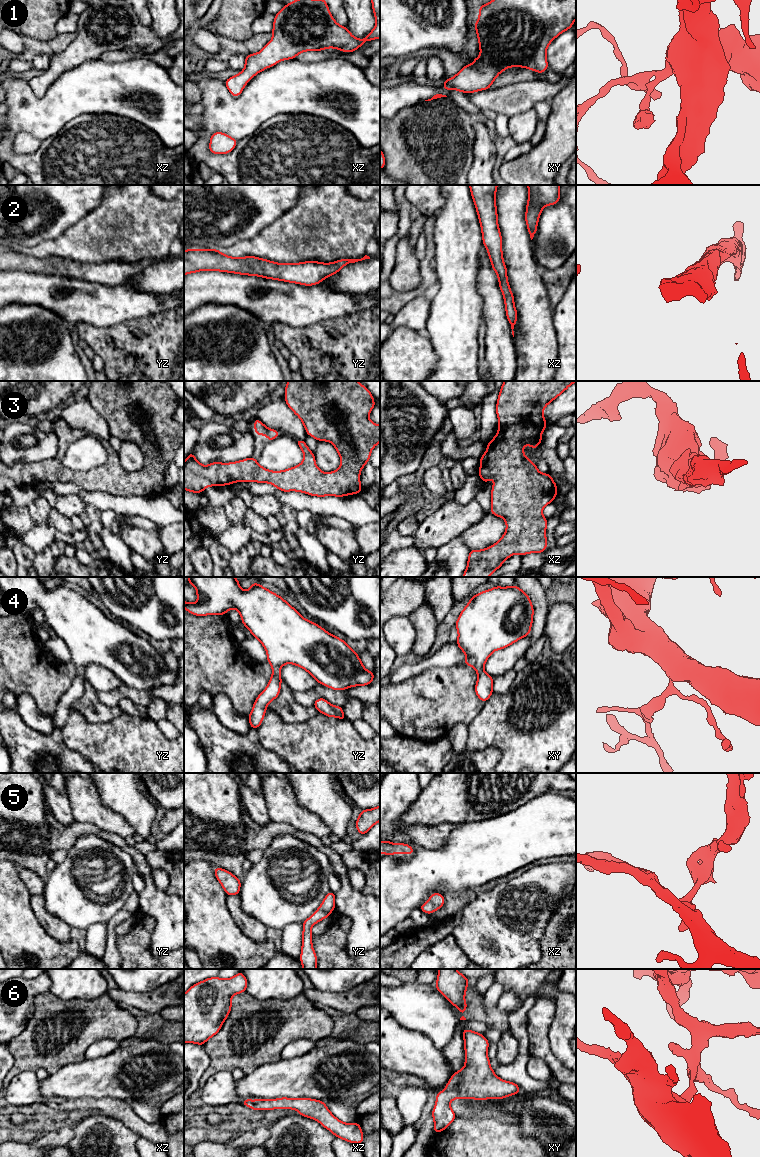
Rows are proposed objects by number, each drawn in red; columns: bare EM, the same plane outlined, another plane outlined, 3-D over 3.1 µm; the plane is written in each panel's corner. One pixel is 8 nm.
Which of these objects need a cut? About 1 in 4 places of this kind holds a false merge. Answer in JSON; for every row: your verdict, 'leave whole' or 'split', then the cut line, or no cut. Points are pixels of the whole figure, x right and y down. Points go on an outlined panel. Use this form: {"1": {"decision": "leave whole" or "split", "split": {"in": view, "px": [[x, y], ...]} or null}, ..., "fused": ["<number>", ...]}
{"1": {"decision": "leave whole", "split": null}, "2": {"decision": "leave whole", "split": null}, "3": {"decision": "leave whole", "split": null}, "4": {"decision": "leave whole", "split": null}, "5": {"decision": "leave whole", "split": null}, "6": {"decision": "leave whole", "split": null}, "fused": []}

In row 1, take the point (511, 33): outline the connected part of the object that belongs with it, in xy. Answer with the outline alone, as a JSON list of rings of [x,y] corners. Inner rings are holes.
[[[492,0],[479,9],[479,18],[475,23],[480,56],[473,63],[464,65],[452,78],[447,79],[442,86],[446,91],[454,89],[464,93],[488,90],[496,77],[509,67],[523,67],[537,73],[547,70],[546,51],[549,44],[561,33],[571,29],[576,20],[576,0]]]

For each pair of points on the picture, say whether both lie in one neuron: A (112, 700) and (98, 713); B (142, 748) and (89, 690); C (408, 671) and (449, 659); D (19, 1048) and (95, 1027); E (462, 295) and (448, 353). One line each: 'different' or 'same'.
A: different
B: different
C: same
D: same
E: same

